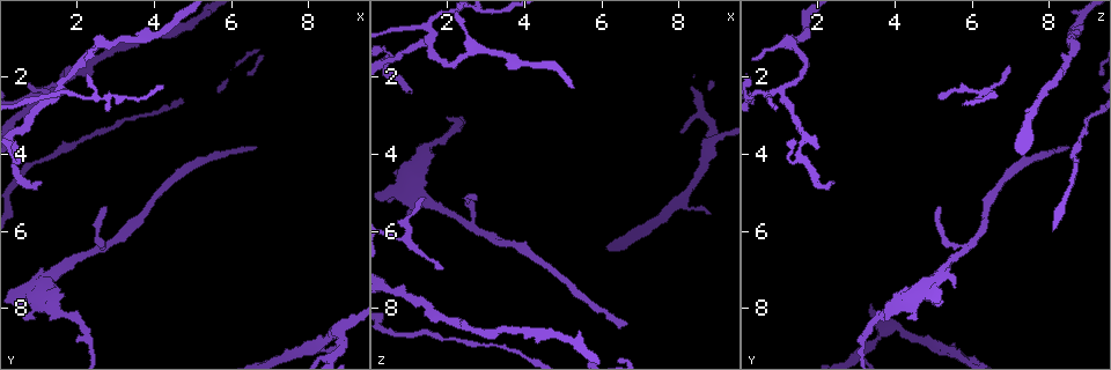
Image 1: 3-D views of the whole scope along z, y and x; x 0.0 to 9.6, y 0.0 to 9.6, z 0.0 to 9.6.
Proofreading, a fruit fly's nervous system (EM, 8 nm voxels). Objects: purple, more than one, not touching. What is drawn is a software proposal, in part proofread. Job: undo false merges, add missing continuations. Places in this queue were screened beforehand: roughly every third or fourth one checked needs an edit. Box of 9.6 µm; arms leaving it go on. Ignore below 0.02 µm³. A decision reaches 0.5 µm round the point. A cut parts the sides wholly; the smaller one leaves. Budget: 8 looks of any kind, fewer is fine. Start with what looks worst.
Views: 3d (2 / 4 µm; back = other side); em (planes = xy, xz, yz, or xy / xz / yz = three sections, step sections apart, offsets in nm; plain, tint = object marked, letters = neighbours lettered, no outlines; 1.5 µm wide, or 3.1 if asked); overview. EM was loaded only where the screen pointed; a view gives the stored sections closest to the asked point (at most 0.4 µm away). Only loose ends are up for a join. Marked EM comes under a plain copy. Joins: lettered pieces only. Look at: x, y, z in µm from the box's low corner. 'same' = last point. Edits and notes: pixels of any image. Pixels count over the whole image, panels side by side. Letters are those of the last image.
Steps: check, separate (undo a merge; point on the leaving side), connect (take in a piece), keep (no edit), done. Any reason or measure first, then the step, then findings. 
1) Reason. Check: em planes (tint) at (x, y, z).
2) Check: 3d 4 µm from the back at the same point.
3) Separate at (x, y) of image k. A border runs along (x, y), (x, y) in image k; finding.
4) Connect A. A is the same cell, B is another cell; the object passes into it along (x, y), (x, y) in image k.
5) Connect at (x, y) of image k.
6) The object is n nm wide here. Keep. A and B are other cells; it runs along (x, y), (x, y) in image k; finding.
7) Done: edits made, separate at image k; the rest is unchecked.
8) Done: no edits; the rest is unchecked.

Long arm stops here. Check: 3d 2 µm from the back at (6.60, 3.85, 8.40).

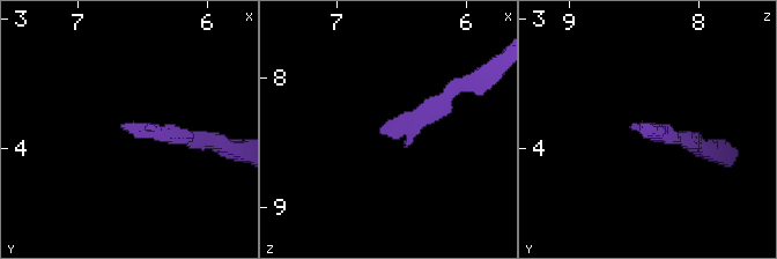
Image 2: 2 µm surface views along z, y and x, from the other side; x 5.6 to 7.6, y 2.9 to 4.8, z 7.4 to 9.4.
Check: em planes (letters) at (6.66, 3.80, 8.42).

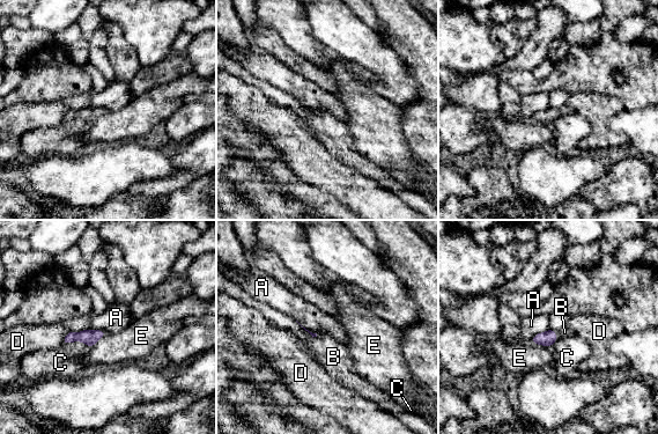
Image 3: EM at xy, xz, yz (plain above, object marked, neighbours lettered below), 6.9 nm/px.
Connect B. B is the same cell, A, C, D and E are other cells; the object passes into it along (548, 338), (555, 336), (564, 332) in image 3; the neuron continues.

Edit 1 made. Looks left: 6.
Four or more arms meet. Check: 3d 4 µm at (1.55, 2.35, 1.15).

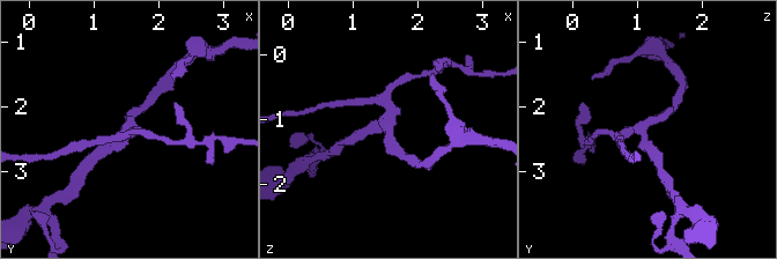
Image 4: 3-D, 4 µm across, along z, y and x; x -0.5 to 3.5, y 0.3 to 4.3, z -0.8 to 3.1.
Check: em yz step 8 (tint) at (1.60, 2.25, 1.15).

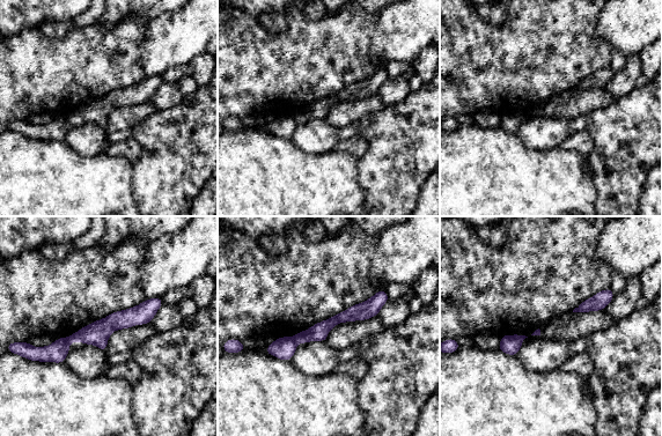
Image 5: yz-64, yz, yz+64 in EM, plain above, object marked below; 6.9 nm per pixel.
Check: em planes (letters) at the same point.

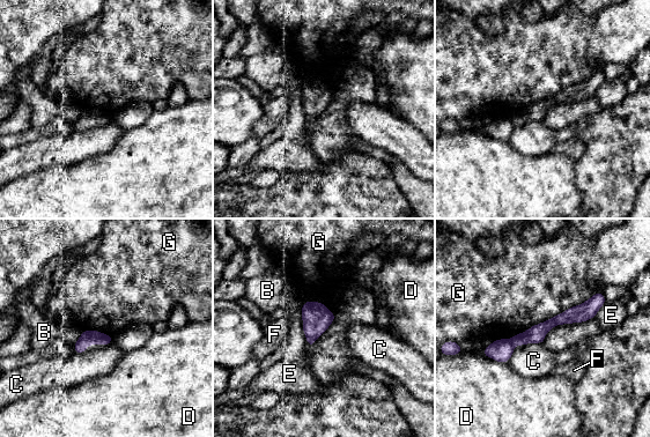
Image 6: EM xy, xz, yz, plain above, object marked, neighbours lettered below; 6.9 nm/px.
The object is 120 nm wide here. Separate at (500, 350) of image 6. B, C, D, E, F and G are other cells; a border runs along (509, 339), (514, 345) in image 6; two neurons meet here.

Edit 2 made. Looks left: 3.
A narrow waist. Check: em xy step 8 (tint) at (3.95, 0.90, 8.50).

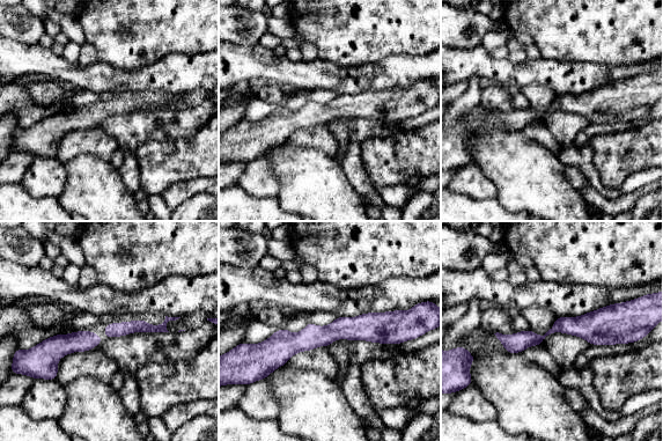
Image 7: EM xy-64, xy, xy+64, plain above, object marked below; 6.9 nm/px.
Check: em planes (letters) at the same point.

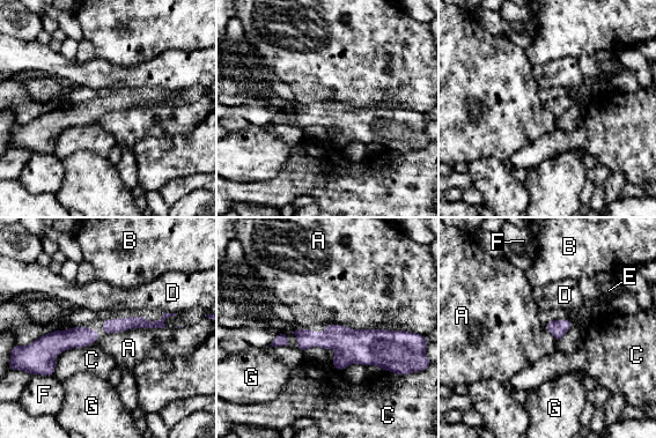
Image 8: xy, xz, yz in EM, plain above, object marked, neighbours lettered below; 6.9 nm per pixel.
The object is 120 nm wide here; the longest contact is with A, 440 nm. Keep. A, B, C, D, E, F and G are other cells; one neuron here.

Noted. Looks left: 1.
Done: edits made, connect at image 3, separate at image 6; the rest is unchecked.

